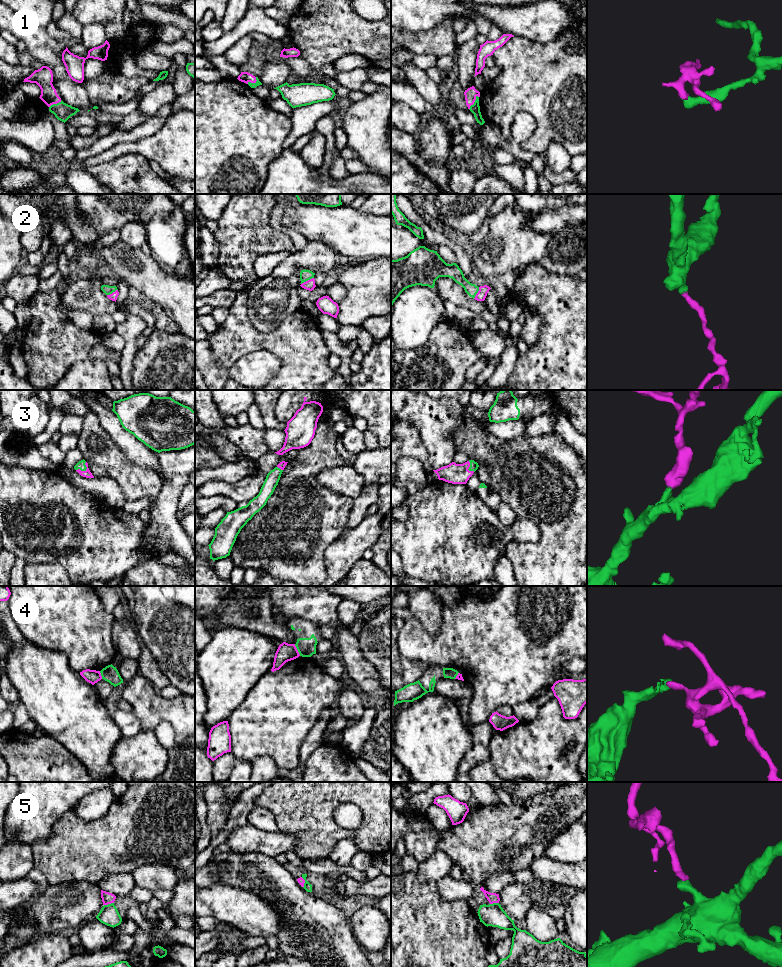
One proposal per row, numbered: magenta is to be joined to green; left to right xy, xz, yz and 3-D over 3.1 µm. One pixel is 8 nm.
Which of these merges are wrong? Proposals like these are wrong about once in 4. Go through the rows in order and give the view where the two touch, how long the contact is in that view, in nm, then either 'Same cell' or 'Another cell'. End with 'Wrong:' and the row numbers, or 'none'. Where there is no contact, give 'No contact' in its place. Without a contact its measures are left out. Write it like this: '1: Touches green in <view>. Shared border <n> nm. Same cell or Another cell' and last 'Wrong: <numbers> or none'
1: Touches green in yz. Shared border 140 nm. Same cell
2: Touches green in xz. Shared border 120 nm. Same cell
3: Touches green in xy. Shared border 110 nm. Same cell
4: Touches green in xz. Shared border 110 nm. Another cell
5: Touches green in xy. Shared border 80 nm. Same cell
Wrong: 4

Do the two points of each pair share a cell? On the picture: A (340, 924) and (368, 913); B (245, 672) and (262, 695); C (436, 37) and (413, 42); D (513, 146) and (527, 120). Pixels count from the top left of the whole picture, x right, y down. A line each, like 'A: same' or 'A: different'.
A: different
B: different
C: same
D: same

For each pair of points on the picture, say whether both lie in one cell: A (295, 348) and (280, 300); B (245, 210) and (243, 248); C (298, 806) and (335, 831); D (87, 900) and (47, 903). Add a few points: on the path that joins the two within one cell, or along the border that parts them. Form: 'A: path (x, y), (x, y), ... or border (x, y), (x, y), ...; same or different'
A: border (302, 309), (290, 313), (277, 327), (267, 332); different
B: path (245, 219), (243, 239); same
C: path (307, 815), (323, 831), (326, 831); same
D: path (77, 903), (57, 903); same

